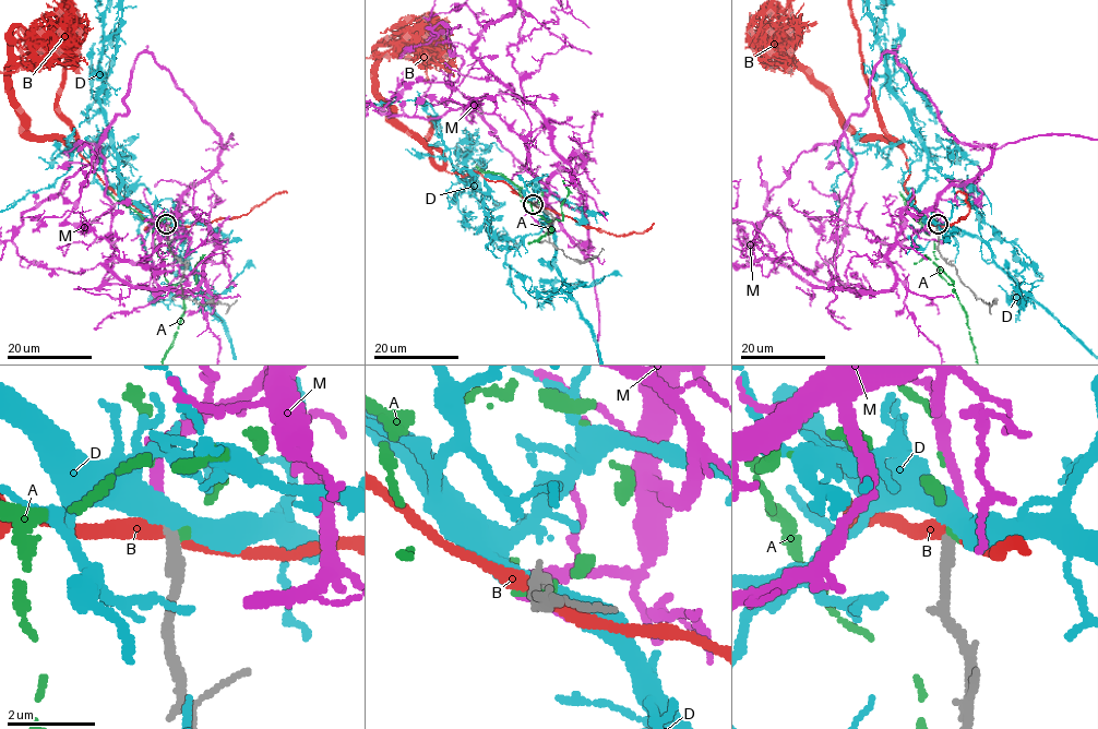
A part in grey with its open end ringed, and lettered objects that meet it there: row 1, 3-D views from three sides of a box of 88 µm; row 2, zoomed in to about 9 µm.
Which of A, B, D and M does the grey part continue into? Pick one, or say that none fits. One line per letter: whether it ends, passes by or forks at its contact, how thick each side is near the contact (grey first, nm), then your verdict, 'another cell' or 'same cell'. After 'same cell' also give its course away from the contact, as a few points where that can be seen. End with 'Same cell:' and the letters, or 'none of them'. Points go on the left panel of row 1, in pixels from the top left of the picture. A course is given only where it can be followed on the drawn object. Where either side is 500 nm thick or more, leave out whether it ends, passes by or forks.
A: it ends; calibres 280 and 140 nm; another cell
B: it passes by; calibres 280 and 300 nm; another cell
D: it passes by; calibres 280 and 460 nm; another cell
M: it ends; calibres 240 and 240 nm; same cell
Same cell: M

